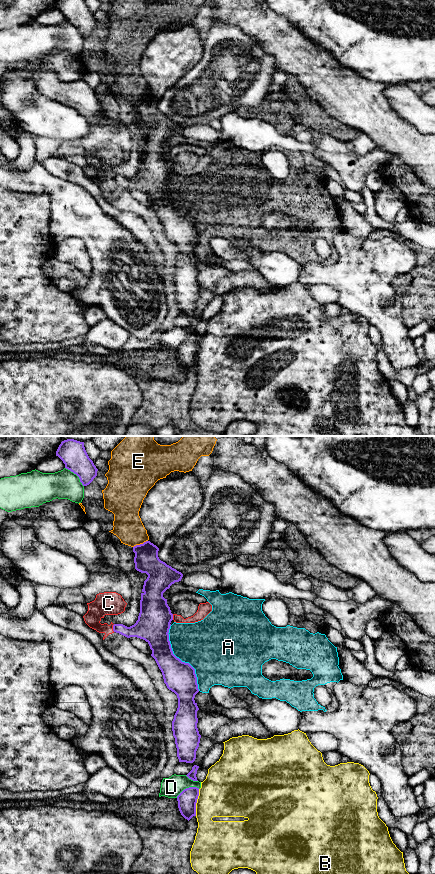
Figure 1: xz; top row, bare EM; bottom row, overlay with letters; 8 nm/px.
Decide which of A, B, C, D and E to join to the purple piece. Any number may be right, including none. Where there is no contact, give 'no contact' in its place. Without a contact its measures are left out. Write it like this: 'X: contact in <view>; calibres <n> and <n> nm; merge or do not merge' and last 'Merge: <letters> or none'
A: contact in xz; calibres 260 and 400 nm; do not merge
B: contact in xz; calibres 160 and 400 nm; do not merge
C: contact in xz; calibres 170 and 190 nm; do not merge
D: contact in xz; calibres 160 and 170 nm; do not merge
E: contact in xz; calibres 200 and 240 nm; do not merge
Merge: none

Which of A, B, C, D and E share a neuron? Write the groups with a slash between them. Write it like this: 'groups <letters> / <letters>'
groups A E / B / C / D

